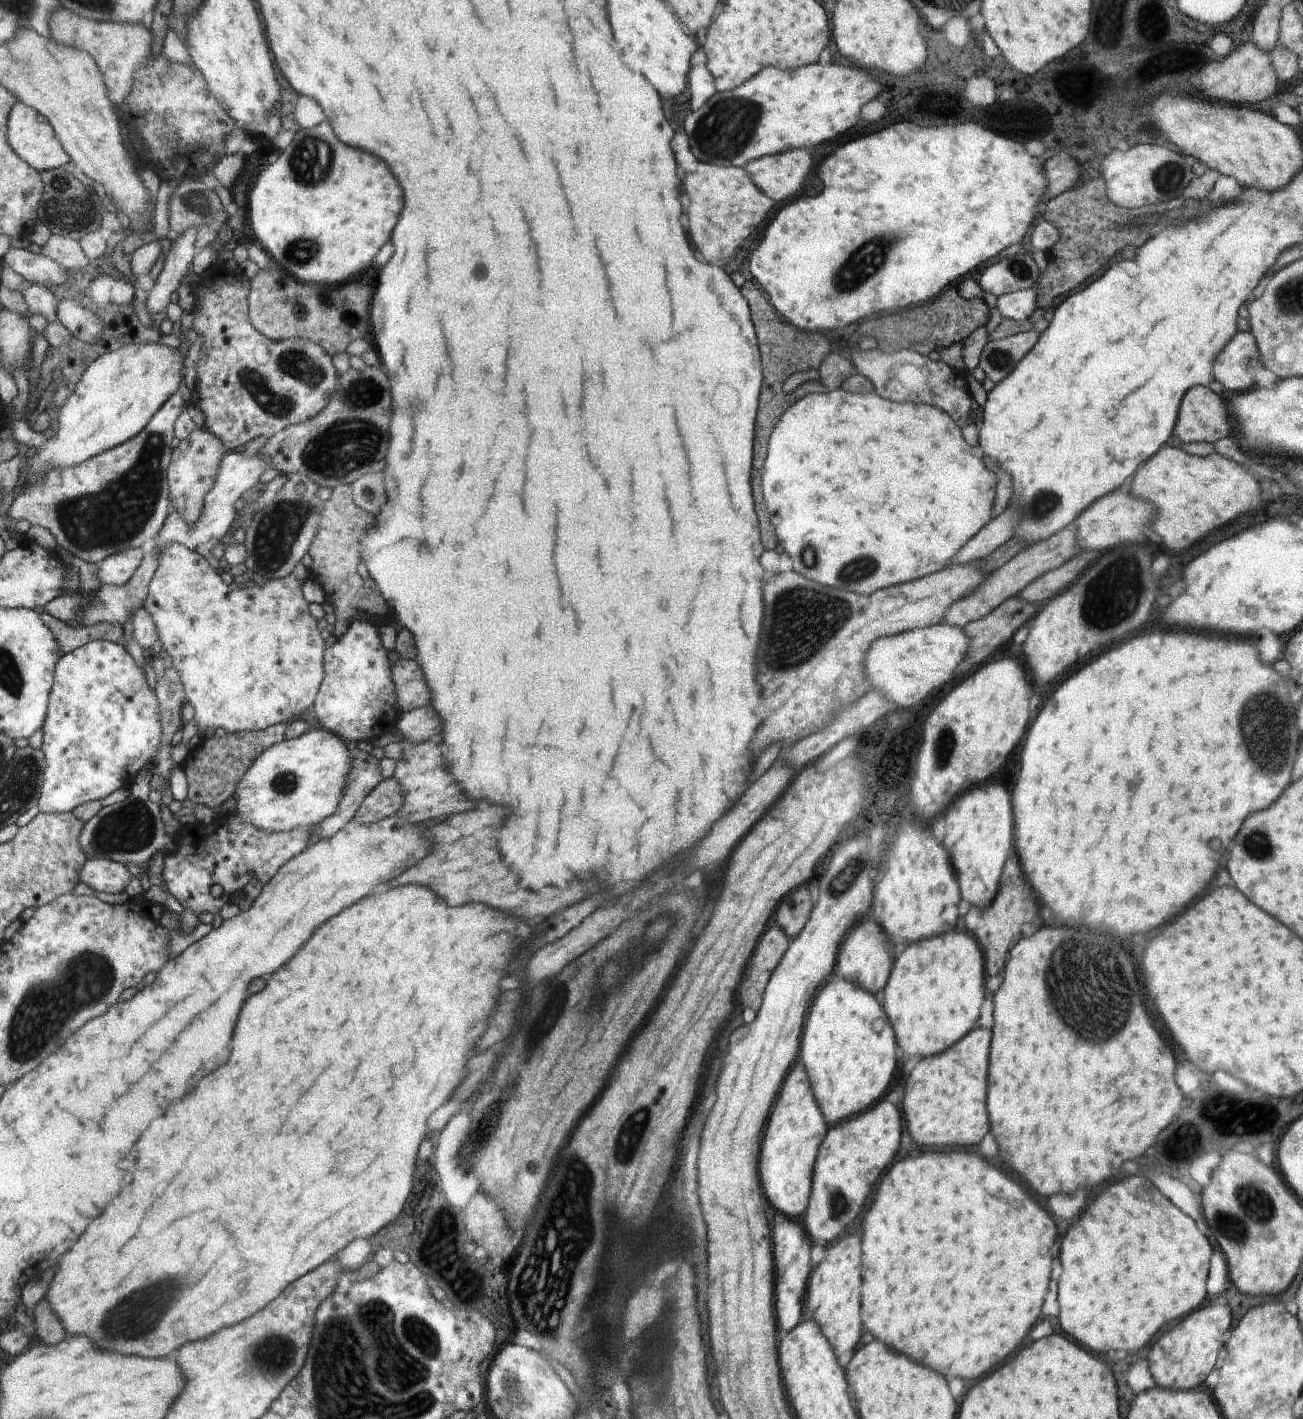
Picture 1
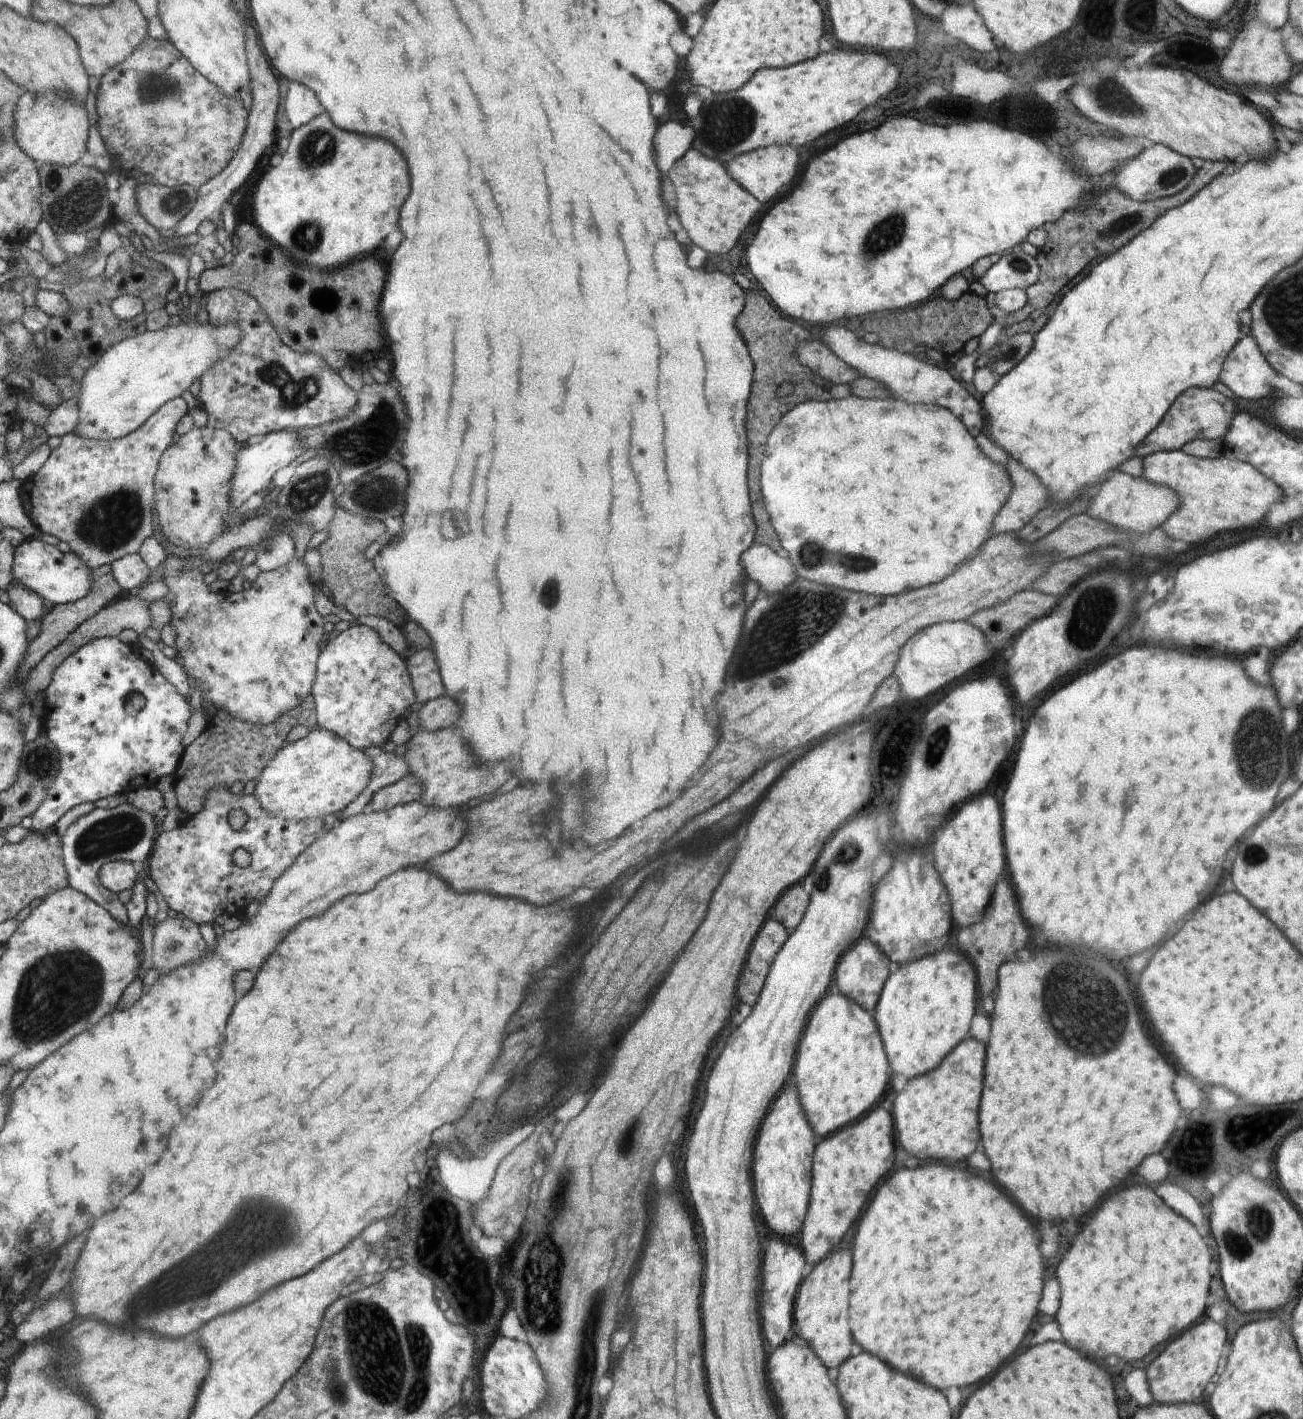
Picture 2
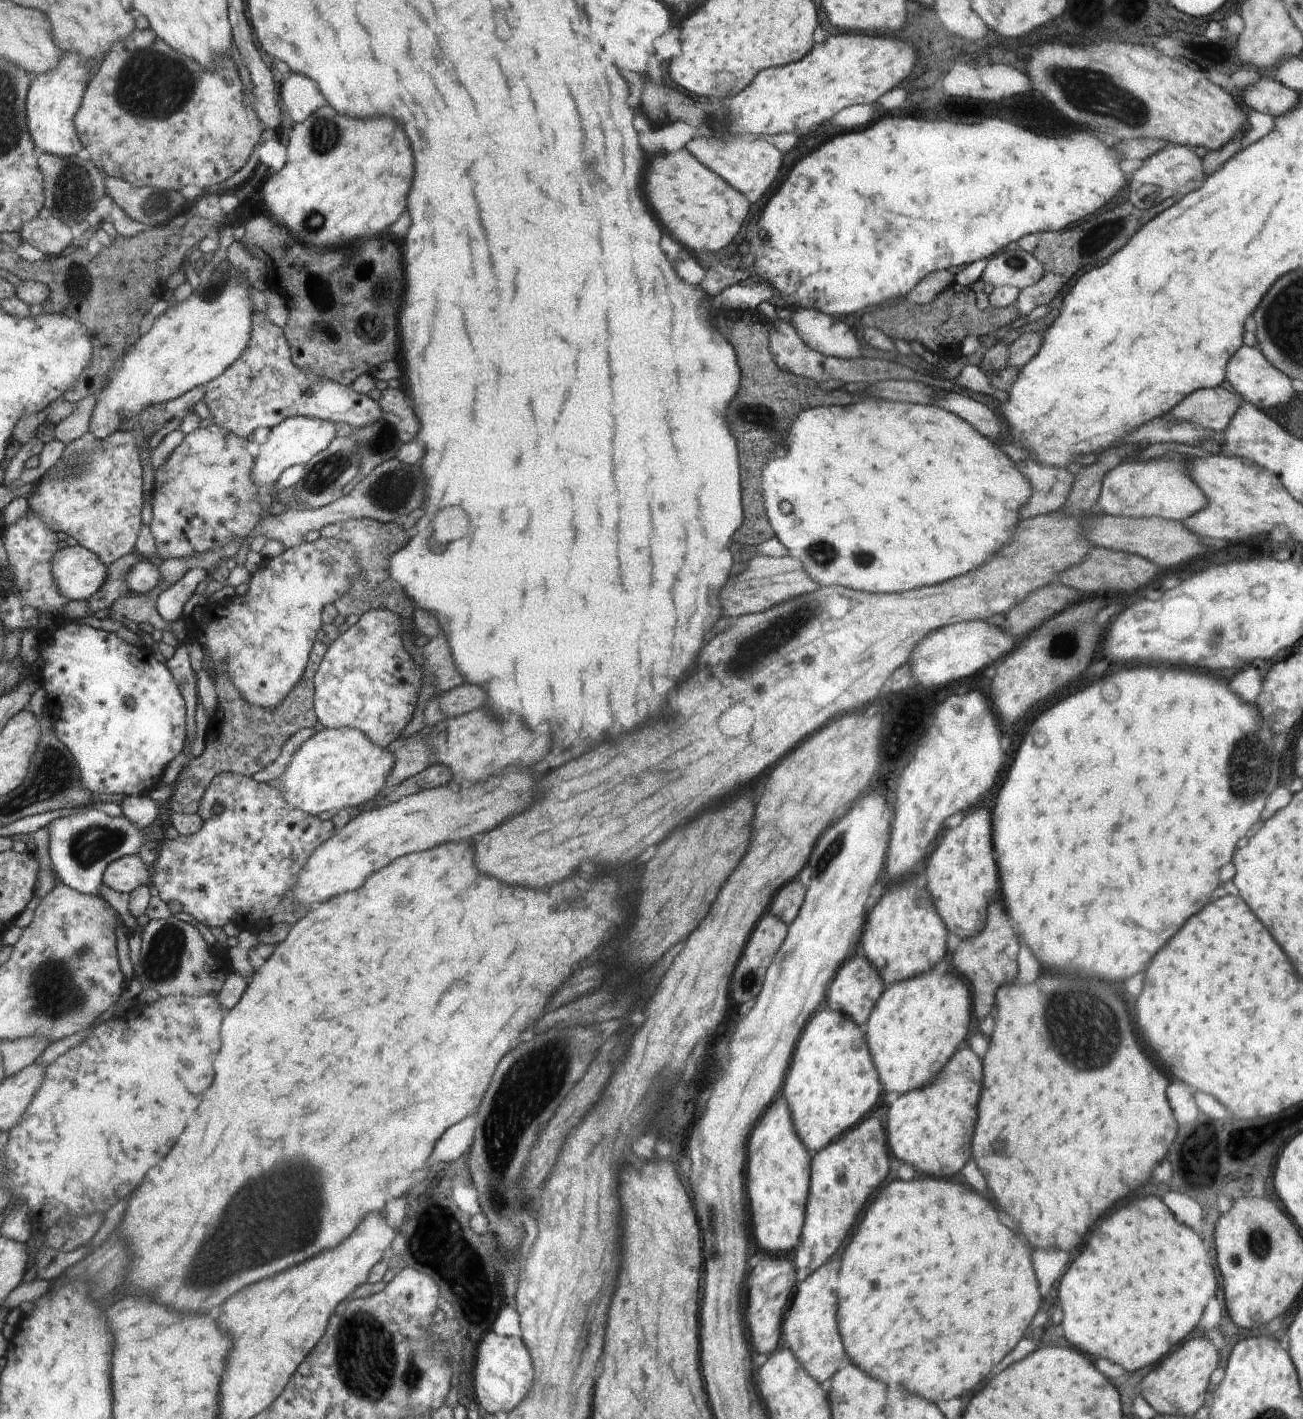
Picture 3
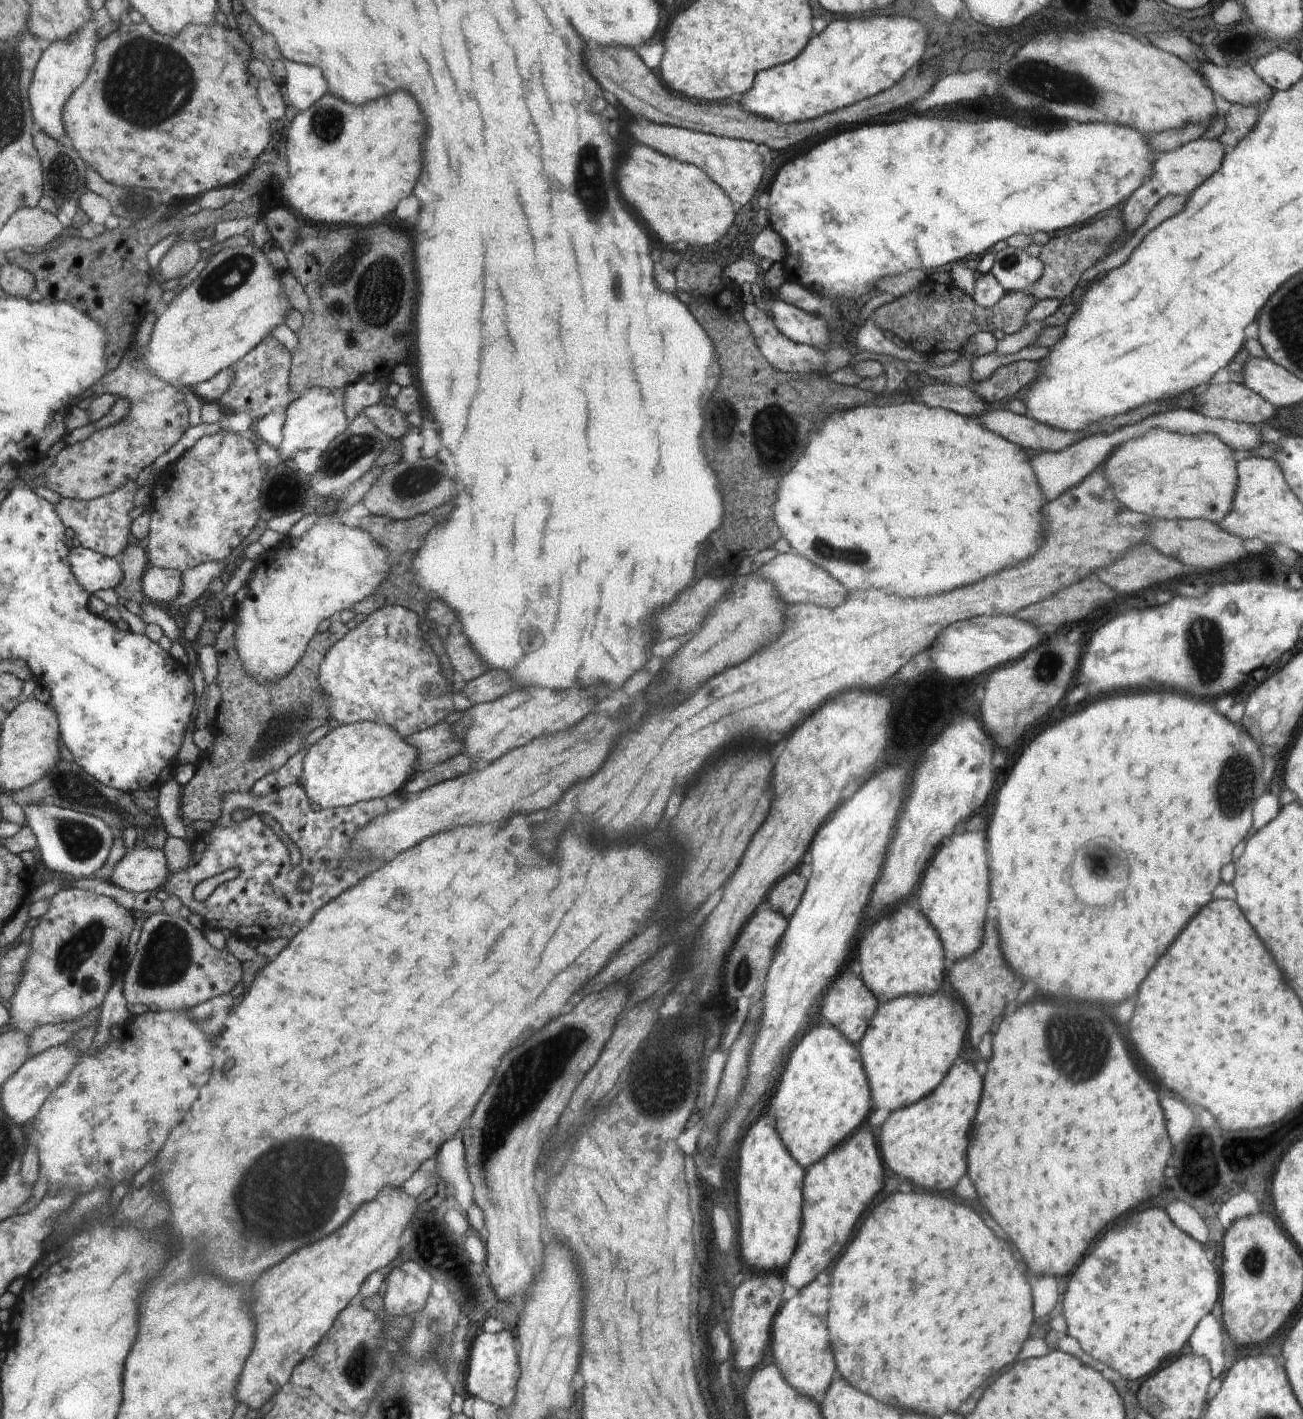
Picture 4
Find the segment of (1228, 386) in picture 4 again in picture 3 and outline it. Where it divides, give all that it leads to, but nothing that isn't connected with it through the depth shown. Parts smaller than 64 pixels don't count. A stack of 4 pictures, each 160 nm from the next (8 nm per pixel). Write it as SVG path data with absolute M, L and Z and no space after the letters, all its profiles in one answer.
M1218 385L1213 389L1198 389L1185 396L1164 417L1167 421L1190 421L1207 429L1224 432L1244 398Z

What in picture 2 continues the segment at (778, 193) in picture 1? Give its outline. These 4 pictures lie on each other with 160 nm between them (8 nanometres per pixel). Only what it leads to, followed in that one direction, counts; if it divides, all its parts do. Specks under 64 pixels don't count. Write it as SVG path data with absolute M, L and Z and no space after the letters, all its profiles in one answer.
M773 144L742 153L740 156L734 157L733 160L722 164L728 168L732 178L738 178L740 185L744 186L751 195L754 195L754 198L762 201L762 204L766 204L780 192L780 188L788 186L794 180L796 168L798 168L798 152L792 150L790 145Z

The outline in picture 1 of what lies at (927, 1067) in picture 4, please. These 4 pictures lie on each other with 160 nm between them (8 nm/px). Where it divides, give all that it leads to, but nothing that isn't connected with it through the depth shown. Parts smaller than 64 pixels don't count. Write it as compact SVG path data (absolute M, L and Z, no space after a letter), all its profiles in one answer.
M954 930L906 945L893 962L884 991L886 1016L905 1057L939 1055L966 1036L984 1004L983 953L976 939Z

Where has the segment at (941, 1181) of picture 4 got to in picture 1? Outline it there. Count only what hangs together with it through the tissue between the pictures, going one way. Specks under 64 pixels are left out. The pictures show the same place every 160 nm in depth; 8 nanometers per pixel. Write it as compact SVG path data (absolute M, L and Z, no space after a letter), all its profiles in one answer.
M972 1029L939 1055L922 1058L908 1075L902 1110L906 1128L922 1146L976 1146L988 1134L986 1094L990 1030Z

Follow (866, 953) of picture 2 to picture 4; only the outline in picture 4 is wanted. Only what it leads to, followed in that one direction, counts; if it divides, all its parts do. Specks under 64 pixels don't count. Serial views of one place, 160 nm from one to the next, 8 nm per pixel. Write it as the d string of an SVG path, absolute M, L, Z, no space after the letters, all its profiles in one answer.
M844 969L831 983L830 988L826 991L826 994L820 1000L820 1012L824 1016L824 1021L830 1026L838 1029L843 1035L843 1038L852 1045L857 1045L860 1039L864 1036L870 1021L874 1014L876 1014L877 1008L880 1002L872 994L869 988L866 988L864 981L859 974L856 974L854 970Z

